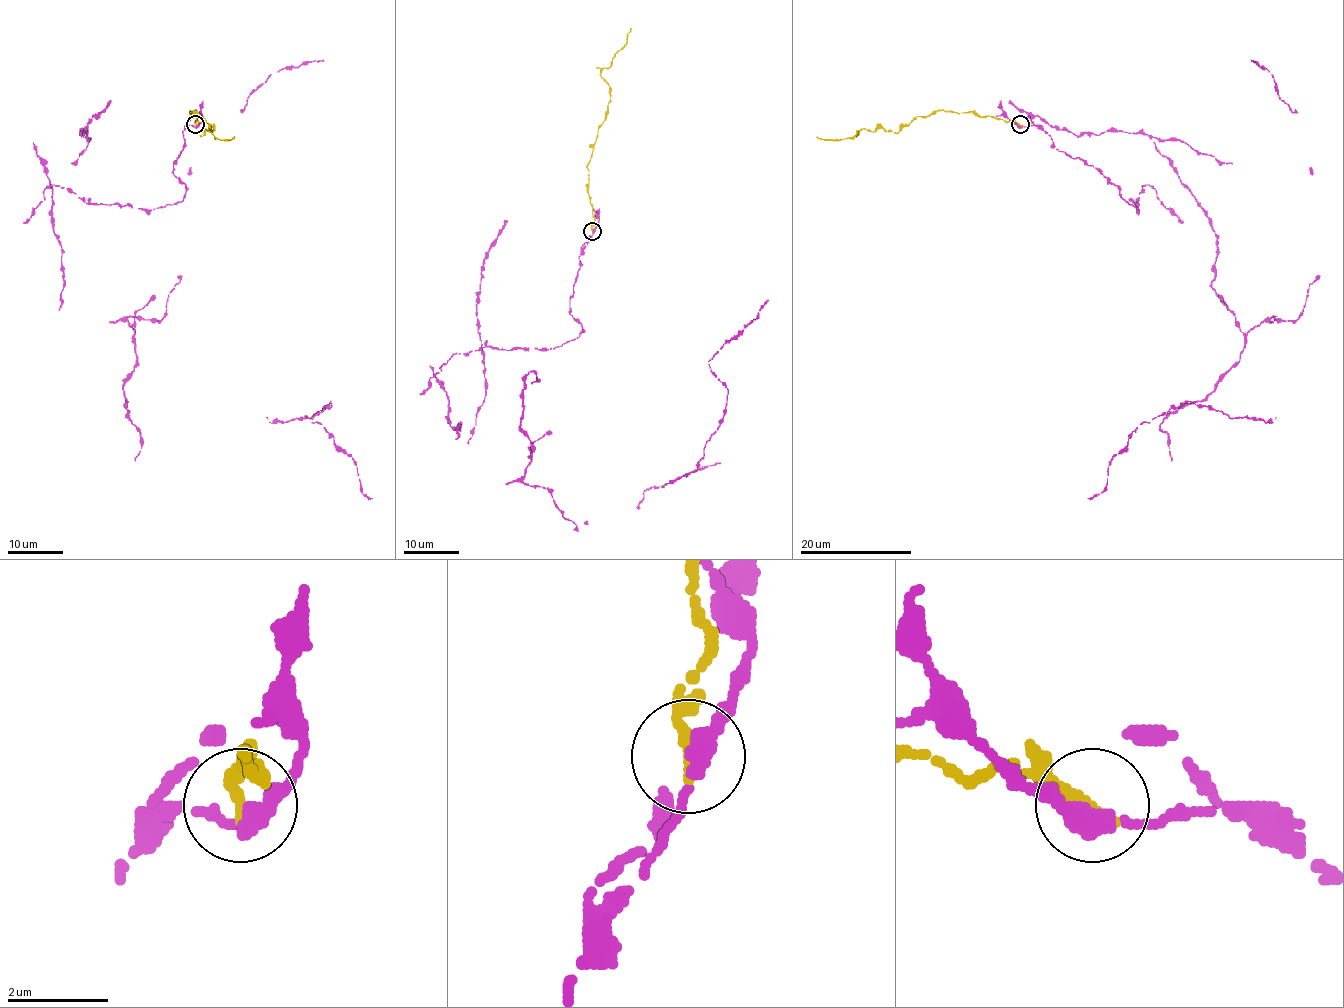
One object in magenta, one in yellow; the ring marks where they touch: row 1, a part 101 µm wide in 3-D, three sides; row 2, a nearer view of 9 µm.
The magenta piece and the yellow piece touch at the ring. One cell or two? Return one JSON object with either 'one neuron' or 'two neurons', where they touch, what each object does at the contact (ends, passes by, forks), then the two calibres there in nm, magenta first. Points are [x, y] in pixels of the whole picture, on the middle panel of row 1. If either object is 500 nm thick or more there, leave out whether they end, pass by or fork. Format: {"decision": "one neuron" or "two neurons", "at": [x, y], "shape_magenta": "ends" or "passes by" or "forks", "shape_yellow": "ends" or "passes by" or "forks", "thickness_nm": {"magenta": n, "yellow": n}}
{"decision": "one neuron", "at": [592, 231], "shape_magenta": "passes by", "shape_yellow": "ends", "thickness_nm": {"magenta": 320, "yellow": 240}}

